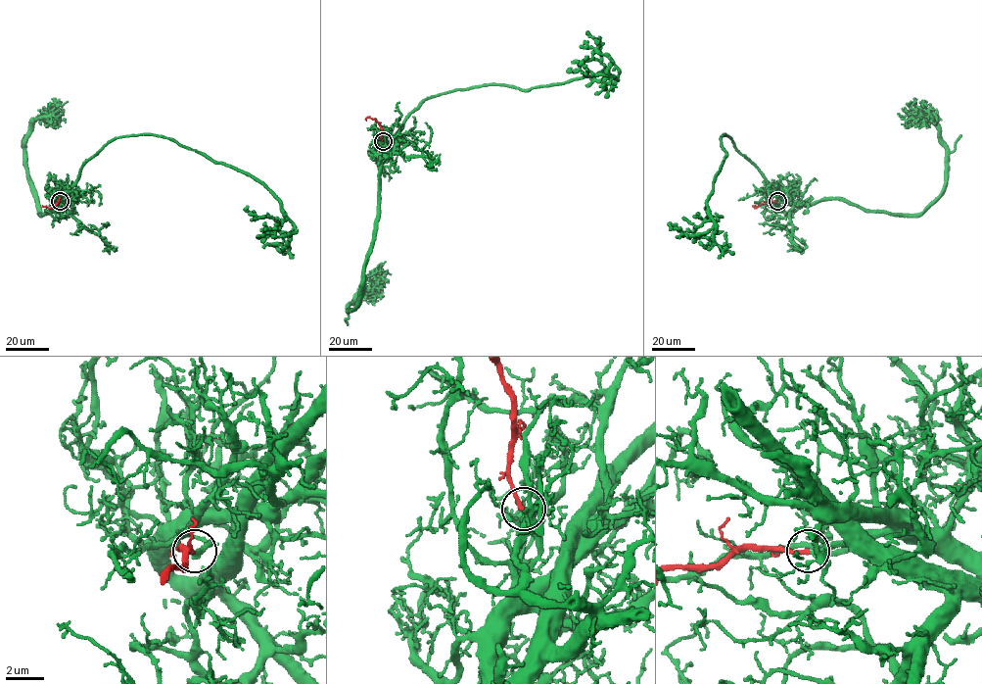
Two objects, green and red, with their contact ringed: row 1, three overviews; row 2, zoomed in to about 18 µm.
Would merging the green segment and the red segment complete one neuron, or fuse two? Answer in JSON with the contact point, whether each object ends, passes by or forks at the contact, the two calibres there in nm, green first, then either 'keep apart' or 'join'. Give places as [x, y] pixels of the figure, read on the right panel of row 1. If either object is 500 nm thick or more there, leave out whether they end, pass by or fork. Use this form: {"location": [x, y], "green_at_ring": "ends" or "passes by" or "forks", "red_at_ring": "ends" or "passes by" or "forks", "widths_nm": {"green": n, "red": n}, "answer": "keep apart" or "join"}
{"location": [777, 201], "green_at_ring": "passes by", "red_at_ring": "ends", "widths_nm": {"green": 280, "red": 240}, "answer": "join"}

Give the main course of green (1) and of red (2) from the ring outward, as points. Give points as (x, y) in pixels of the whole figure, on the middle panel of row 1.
1: (383, 141), (442, 93), (528, 89), (602, 71), (617, 76), (586, 31)
2: (383, 141), (380, 124), (367, 117), (366, 121)

